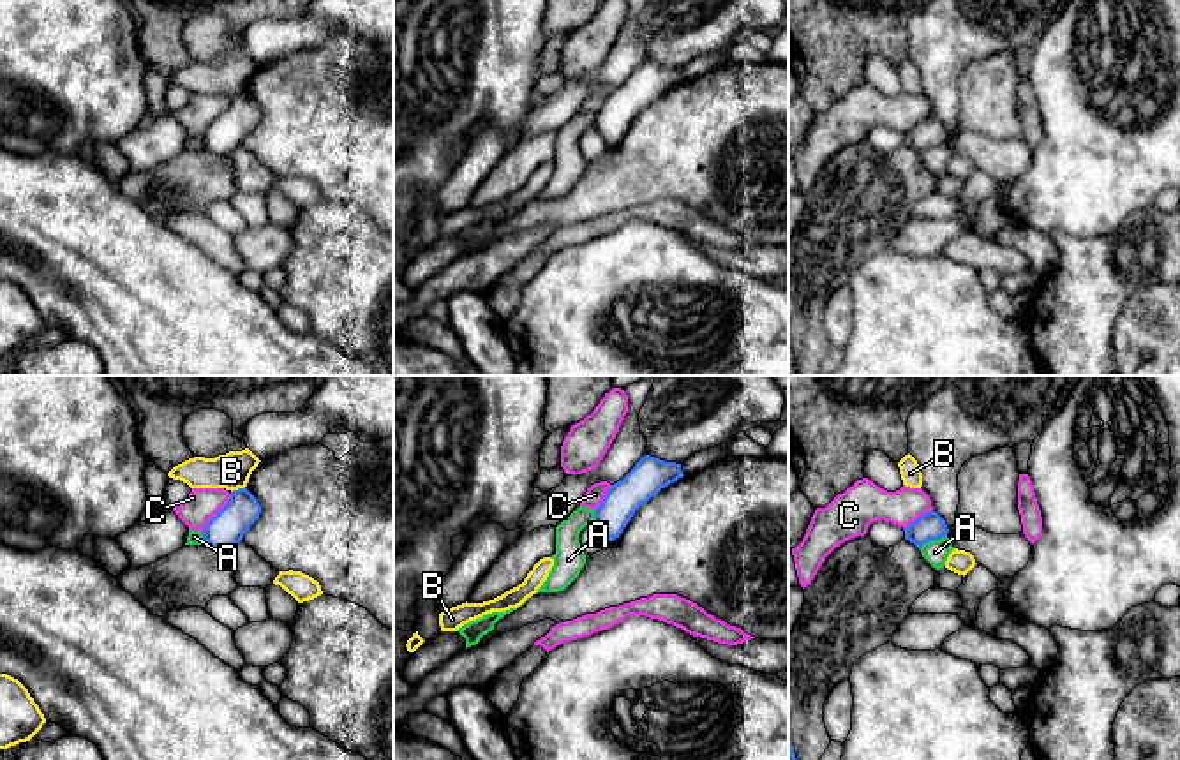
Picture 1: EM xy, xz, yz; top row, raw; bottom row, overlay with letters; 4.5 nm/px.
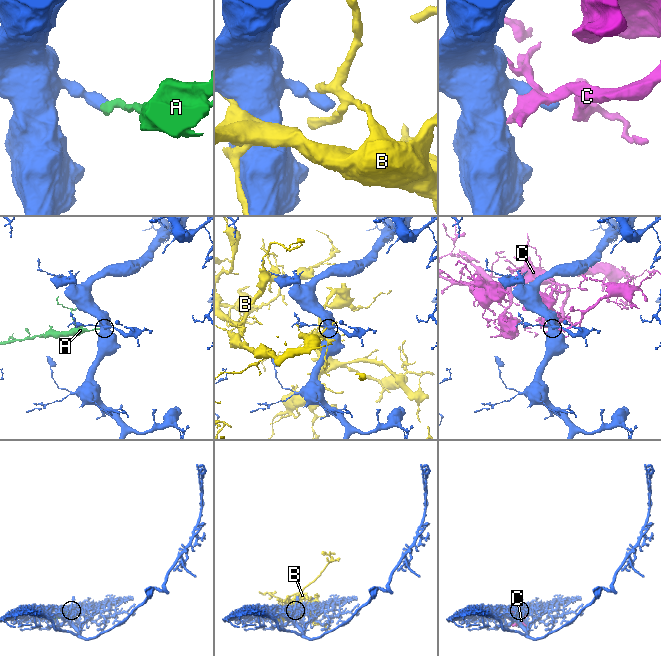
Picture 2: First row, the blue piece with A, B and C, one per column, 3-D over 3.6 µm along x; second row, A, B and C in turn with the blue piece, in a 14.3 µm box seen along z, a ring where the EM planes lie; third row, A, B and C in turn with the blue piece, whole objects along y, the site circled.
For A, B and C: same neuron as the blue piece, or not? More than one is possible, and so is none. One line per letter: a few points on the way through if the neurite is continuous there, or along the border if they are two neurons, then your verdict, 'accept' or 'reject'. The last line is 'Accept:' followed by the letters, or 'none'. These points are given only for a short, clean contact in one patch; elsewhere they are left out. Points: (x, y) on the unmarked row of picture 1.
A: border yz (946, 141), (928, 145), (919, 154); reject
B: reject
C: reject
Accept: none

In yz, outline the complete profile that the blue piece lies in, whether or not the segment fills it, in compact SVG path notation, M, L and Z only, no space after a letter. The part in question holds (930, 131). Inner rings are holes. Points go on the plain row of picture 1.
M928 116L912 127L908 132L903 132L905 145L921 153L924 148L947 143L947 129L937 116Z

